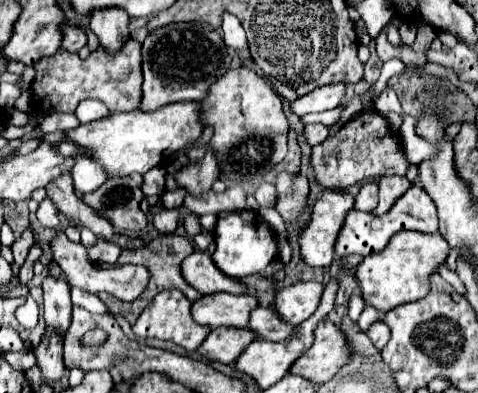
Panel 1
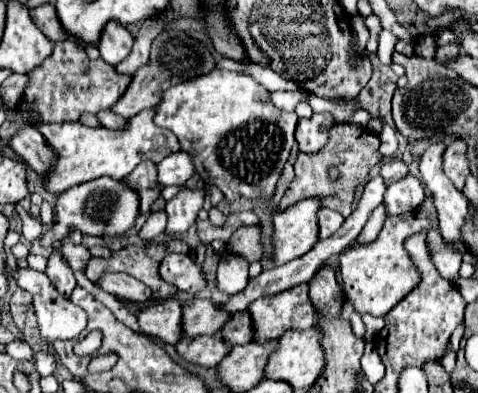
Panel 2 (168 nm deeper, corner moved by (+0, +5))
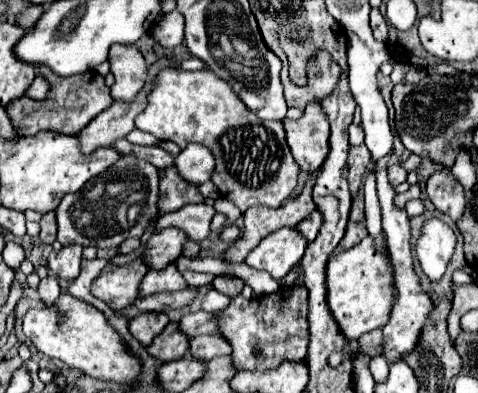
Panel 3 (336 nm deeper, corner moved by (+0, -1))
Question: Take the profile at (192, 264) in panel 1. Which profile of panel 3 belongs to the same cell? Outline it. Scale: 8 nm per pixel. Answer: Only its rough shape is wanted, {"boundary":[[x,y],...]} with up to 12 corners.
{"boundary":[[174,264],[150,270],[140,282],[138,296],[178,292],[186,288]]}

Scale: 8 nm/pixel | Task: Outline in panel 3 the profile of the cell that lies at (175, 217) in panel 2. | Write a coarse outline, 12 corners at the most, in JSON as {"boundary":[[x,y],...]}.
{"boundary":[[178,228],[154,234],[144,248],[144,264],[162,270],[186,240]]}

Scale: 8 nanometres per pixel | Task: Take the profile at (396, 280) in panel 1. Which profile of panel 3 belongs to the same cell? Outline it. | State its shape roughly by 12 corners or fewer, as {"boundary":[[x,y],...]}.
{"boundary":[[366,236],[326,264],[326,300],[346,340],[382,328],[388,260]]}

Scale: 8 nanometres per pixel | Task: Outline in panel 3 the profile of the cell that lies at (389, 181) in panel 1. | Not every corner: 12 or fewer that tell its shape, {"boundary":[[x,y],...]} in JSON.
{"boundary":[[400,164],[388,166],[392,186],[406,182],[406,172]]}

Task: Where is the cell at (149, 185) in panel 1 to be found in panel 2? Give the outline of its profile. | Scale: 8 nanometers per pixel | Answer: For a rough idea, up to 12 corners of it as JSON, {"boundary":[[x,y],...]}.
{"boundary":[[176,152],[158,164],[162,186],[182,186],[194,174],[192,158]]}

